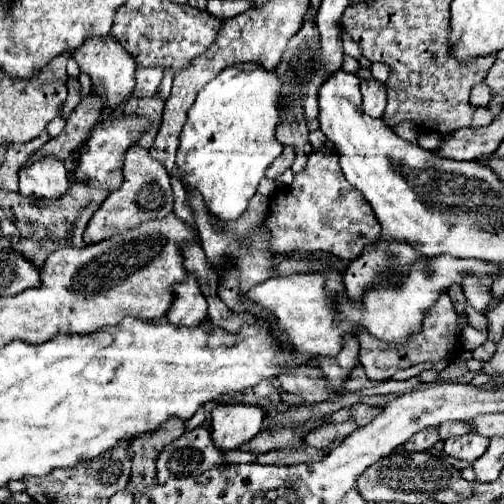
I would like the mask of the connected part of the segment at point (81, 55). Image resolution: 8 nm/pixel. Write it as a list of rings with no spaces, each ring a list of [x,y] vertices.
[[[107,34],[107,36],[95,36],[91,40],[87,40],[83,46],[79,46],[73,54],[73,58],[77,60],[81,72],[89,74],[93,80],[93,88],[97,94],[103,96],[105,100],[105,110],[111,110],[115,106],[119,106],[127,96],[131,96],[133,88],[135,88],[135,58],[123,48],[123,44]]]

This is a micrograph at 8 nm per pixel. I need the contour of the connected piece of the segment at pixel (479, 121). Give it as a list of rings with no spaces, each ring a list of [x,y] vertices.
[[[479,106],[479,108],[477,108],[477,114],[473,116],[473,126],[479,128],[479,126],[483,126],[483,124],[491,124],[493,118],[495,118],[495,116],[493,116],[493,112],[491,112],[489,106]]]

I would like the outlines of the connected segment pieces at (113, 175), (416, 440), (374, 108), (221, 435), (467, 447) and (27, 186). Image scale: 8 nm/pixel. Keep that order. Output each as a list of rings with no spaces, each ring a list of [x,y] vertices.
[[[121,116],[121,118],[99,122],[93,128],[89,140],[79,148],[79,162],[77,162],[75,178],[95,188],[109,190],[109,192],[119,188],[123,182],[123,160],[125,160],[127,148],[135,144],[151,128],[153,128],[153,122],[145,116]]]
[[[429,428],[429,430],[423,430],[423,432],[417,432],[415,436],[411,436],[411,440],[405,444],[405,450],[427,450],[431,448],[433,444],[439,442],[439,430],[437,428]]]
[[[361,80],[361,94],[363,110],[373,118],[381,118],[387,106],[387,86],[379,80]]]
[[[215,404],[211,412],[211,436],[219,450],[237,450],[263,428],[265,412],[251,404]]]
[[[473,432],[473,434],[465,434],[465,436],[459,436],[459,438],[445,440],[445,452],[449,456],[473,462],[487,450],[489,442],[491,442],[489,438],[483,438],[483,436]]]
[[[45,156],[19,170],[19,192],[29,198],[59,198],[67,188],[69,174],[55,156]]]

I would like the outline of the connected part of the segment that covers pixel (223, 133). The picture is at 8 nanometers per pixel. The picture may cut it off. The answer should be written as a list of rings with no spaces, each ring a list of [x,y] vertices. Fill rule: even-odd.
[[[241,62],[227,66],[217,74],[197,96],[187,114],[187,124],[181,132],[181,144],[177,150],[177,166],[187,188],[195,188],[203,194],[209,212],[219,220],[235,220],[247,208],[249,198],[255,194],[259,180],[265,176],[269,164],[283,152],[283,144],[275,138],[275,130],[281,124],[281,96],[285,82],[275,70],[265,70],[255,62]]]

